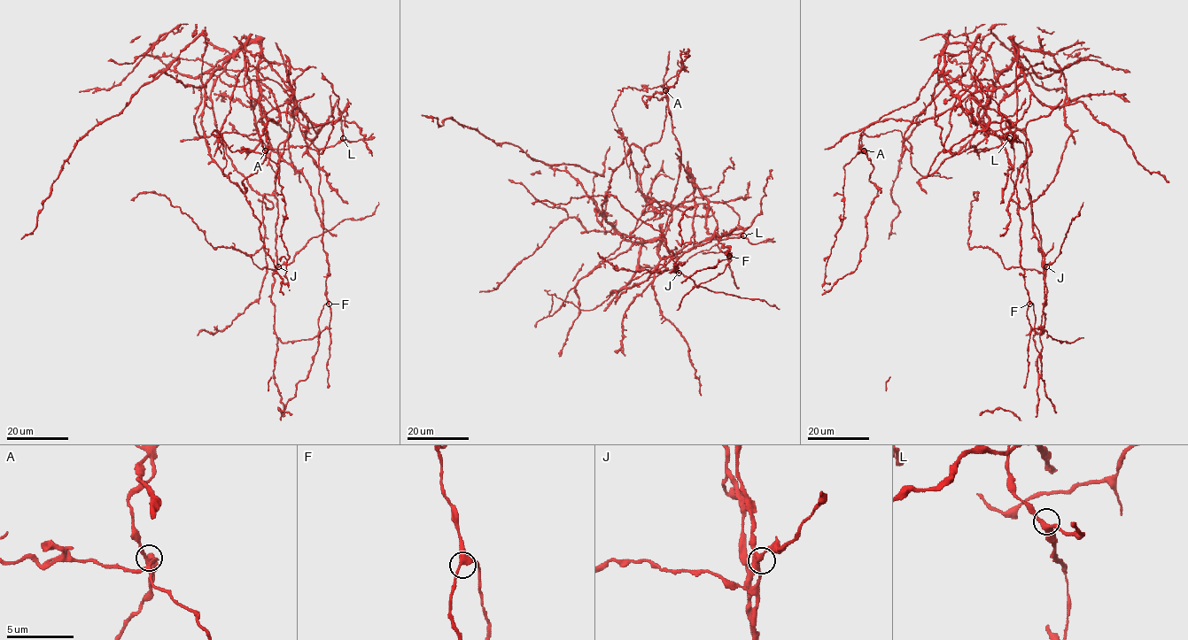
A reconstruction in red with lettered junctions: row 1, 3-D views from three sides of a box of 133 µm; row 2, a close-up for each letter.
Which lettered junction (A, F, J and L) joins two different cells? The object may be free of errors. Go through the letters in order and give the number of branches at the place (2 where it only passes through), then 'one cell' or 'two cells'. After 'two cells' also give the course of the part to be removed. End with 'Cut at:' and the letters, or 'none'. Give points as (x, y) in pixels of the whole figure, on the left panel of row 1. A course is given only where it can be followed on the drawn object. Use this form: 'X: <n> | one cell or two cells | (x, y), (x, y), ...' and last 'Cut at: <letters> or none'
A: 3 | two cells | (265, 150), (232, 151), (221, 134), (211, 133), (214, 130), (221, 136), (227, 161), (222, 170), (229, 178)
F: 3 | one cell
J: 3 | one cell
L: 3 | one cell
Cut at: A

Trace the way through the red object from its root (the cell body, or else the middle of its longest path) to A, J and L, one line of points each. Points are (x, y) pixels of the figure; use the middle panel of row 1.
A: (660, 226), (658, 250), (658, 242), (671, 220), (671, 202), (680, 161), (666, 88), (662, 86), (665, 90)
J: (660, 226), (668, 252), (672, 258), (683, 252), (675, 254), (679, 273)
L: (660, 226), (658, 250), (660, 258), (689, 251), (701, 241), (743, 235)

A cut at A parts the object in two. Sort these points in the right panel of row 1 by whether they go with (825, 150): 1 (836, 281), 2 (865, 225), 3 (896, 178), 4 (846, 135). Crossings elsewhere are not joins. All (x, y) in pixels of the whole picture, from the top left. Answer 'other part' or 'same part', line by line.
1: same part
2: same part
3: same part
4: same part

